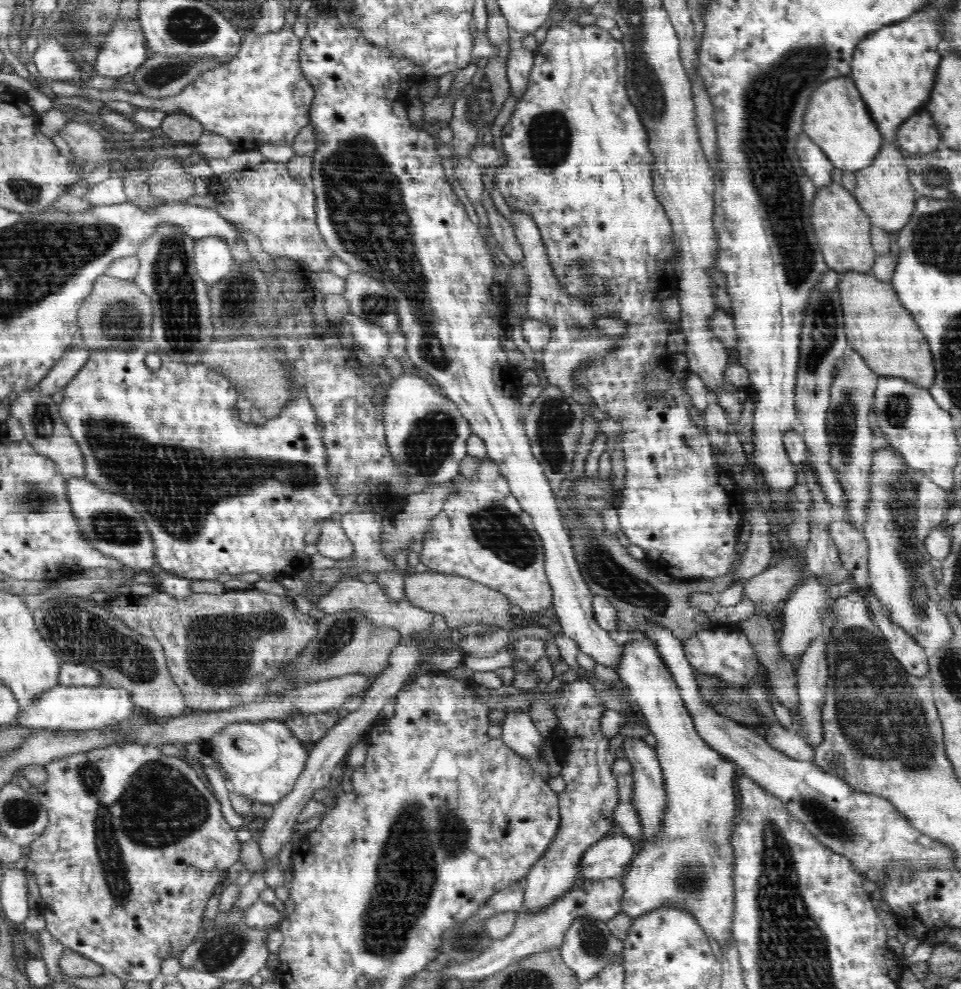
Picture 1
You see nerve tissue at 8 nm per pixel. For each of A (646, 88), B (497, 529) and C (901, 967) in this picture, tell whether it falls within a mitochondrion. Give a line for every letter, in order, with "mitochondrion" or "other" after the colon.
A: mitochondrion
B: mitochondrion
C: other

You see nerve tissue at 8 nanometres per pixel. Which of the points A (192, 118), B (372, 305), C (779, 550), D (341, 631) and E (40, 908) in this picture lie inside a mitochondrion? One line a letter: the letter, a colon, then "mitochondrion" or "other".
A: other
B: mitochondrion
C: other
D: mitochondrion
E: other

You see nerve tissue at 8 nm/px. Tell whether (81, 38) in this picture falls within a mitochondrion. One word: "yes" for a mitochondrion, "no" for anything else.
yes

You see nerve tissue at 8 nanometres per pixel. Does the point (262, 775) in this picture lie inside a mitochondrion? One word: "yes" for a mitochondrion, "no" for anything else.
no

